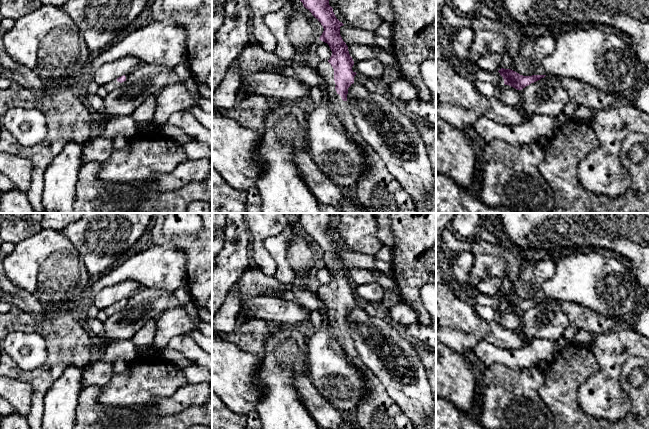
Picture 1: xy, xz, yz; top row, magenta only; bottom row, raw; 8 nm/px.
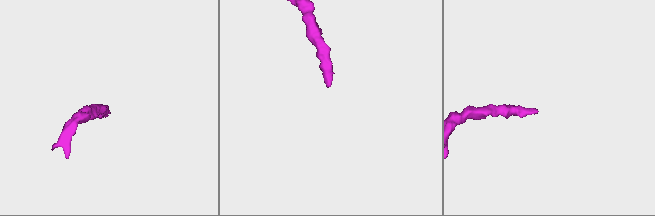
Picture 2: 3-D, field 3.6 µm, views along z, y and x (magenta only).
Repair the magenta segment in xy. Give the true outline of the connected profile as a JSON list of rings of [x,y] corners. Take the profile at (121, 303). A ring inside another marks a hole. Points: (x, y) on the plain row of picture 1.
[[[123,299],[115,304],[109,306],[108,308],[104,309],[104,311],[108,316],[111,316],[111,315],[123,310],[127,301],[128,301],[128,299]]]

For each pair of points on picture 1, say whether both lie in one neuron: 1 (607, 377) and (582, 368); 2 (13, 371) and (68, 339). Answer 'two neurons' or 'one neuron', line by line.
1: two neurons
2: one neuron

